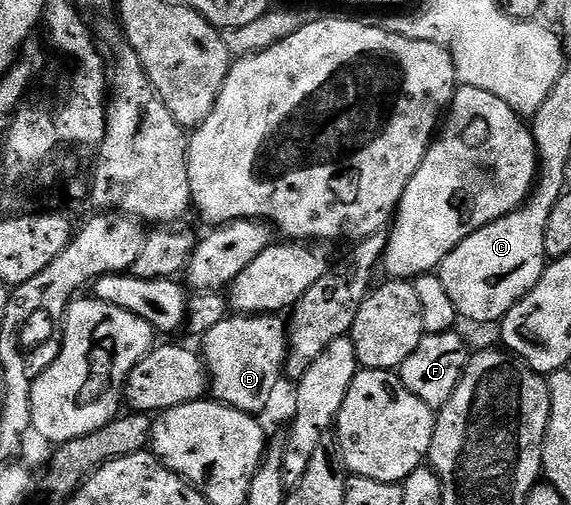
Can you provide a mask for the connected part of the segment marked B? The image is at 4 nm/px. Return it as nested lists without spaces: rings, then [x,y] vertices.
[[[231,314],[216,329],[201,336],[200,354],[206,361],[208,391],[217,402],[257,416],[270,403],[286,365],[288,323],[277,314]]]

